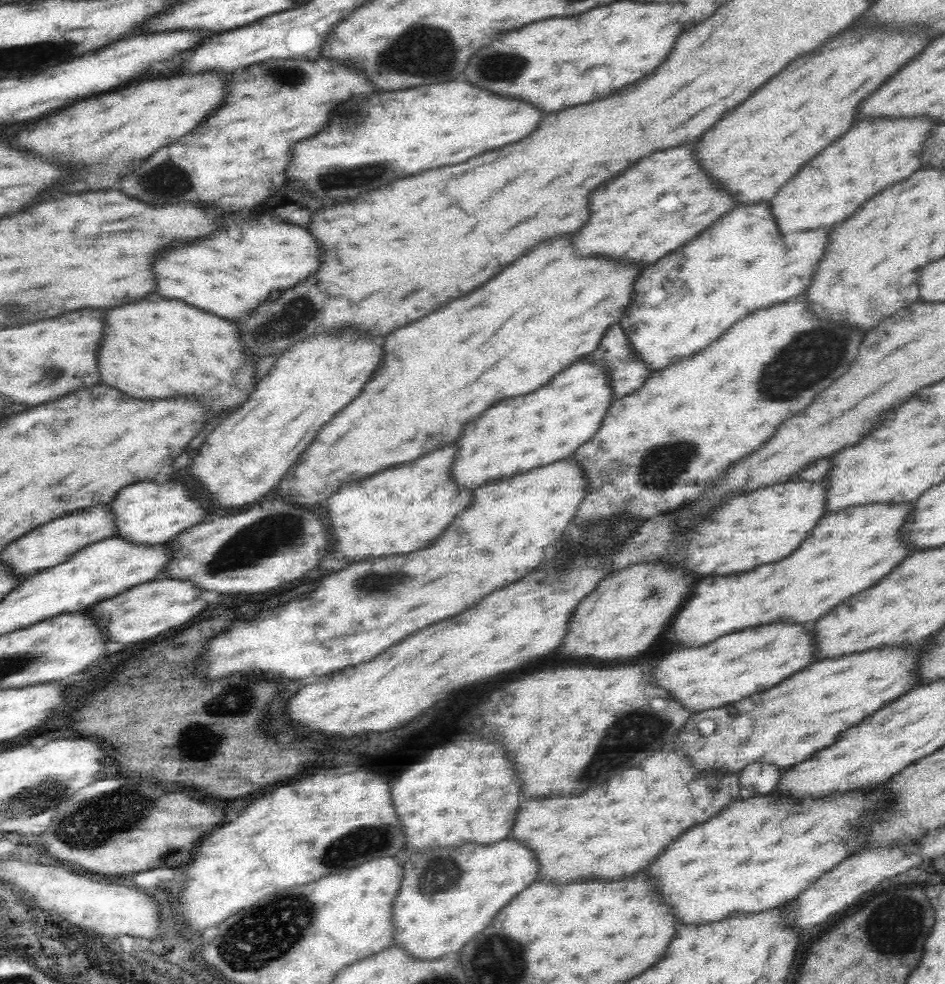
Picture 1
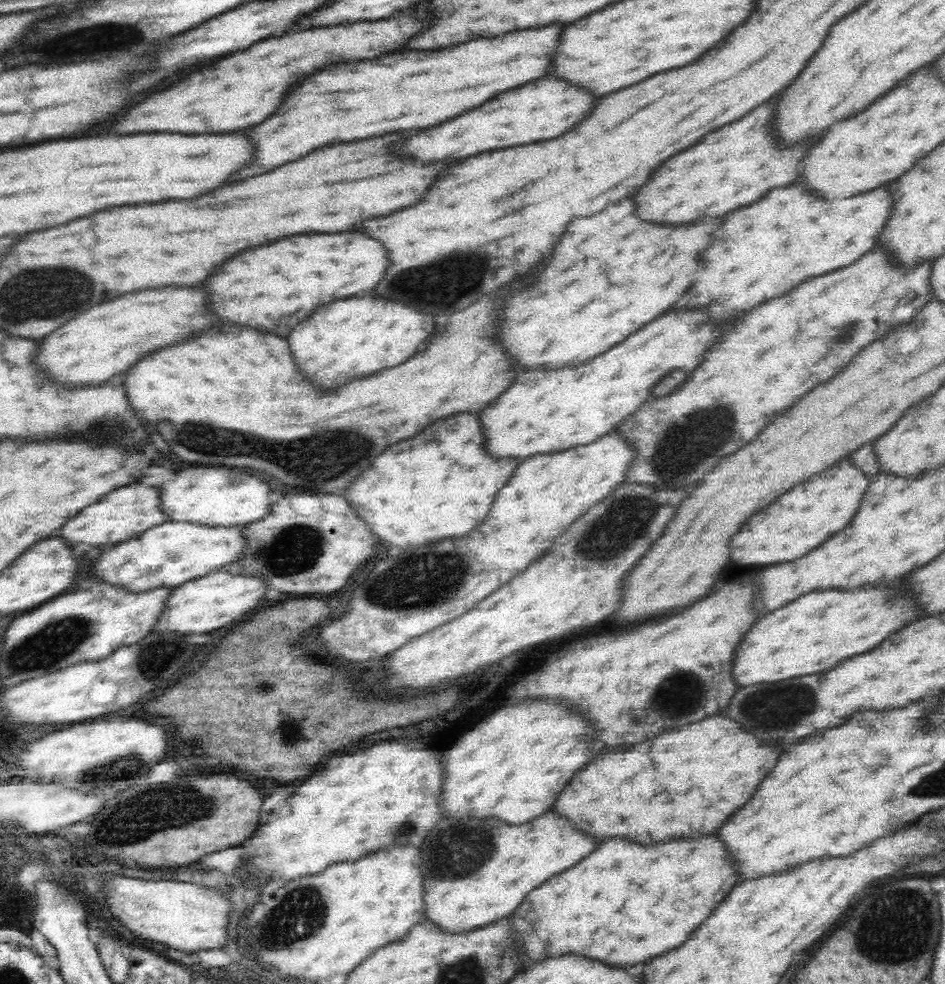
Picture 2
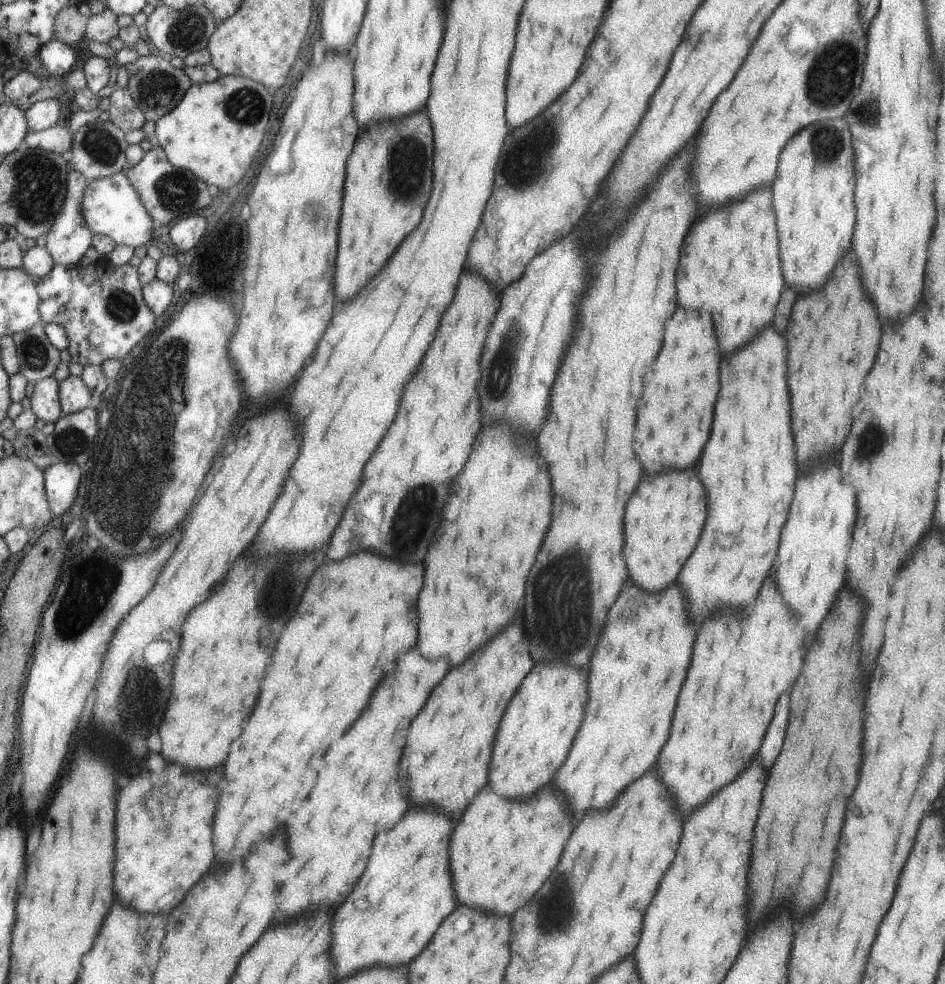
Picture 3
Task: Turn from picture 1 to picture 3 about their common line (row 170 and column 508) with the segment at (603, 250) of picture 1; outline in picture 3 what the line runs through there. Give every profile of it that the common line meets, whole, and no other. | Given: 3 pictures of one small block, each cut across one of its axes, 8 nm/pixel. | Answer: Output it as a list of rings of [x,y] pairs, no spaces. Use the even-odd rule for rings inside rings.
[[[511,622],[507,628],[503,628],[503,632],[499,632],[499,636],[495,636],[495,640],[491,640],[491,644],[487,644],[487,648],[481,648],[479,652],[475,652],[475,656],[471,656],[471,660],[465,660],[463,664],[459,664],[459,668],[451,668],[451,672],[447,672],[447,680],[443,680],[443,684],[439,684],[439,688],[435,688],[435,692],[431,692],[431,700],[427,700],[427,708],[423,708],[423,712],[419,712],[419,716],[415,716],[415,724],[411,724],[411,732],[407,734],[407,752],[403,752],[403,774],[407,778],[407,788],[409,788],[407,796],[411,796],[411,804],[433,804],[435,808],[449,814],[453,820],[459,820],[463,808],[467,806],[467,798],[471,800],[475,796],[475,792],[481,790],[485,784],[487,764],[491,758],[491,744],[493,744],[493,736],[497,732],[497,724],[503,716],[507,702],[511,700],[517,686],[521,684],[521,680],[525,678],[525,674],[531,668],[533,668],[533,660],[527,650],[527,636],[523,632],[523,626],[519,622]]]

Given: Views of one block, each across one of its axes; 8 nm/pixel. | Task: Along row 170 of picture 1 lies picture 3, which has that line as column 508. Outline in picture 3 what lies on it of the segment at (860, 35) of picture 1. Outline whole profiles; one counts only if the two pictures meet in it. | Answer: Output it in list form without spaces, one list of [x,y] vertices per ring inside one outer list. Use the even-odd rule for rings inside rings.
[[[535,664],[535,668],[531,668],[531,676],[523,680],[523,688],[515,692],[515,700],[511,700],[507,716],[503,716],[503,728],[499,728],[499,736],[495,736],[489,786],[495,788],[499,796],[526,799],[537,788],[547,784],[569,752],[571,740],[585,712],[585,702],[587,672],[569,664]]]

